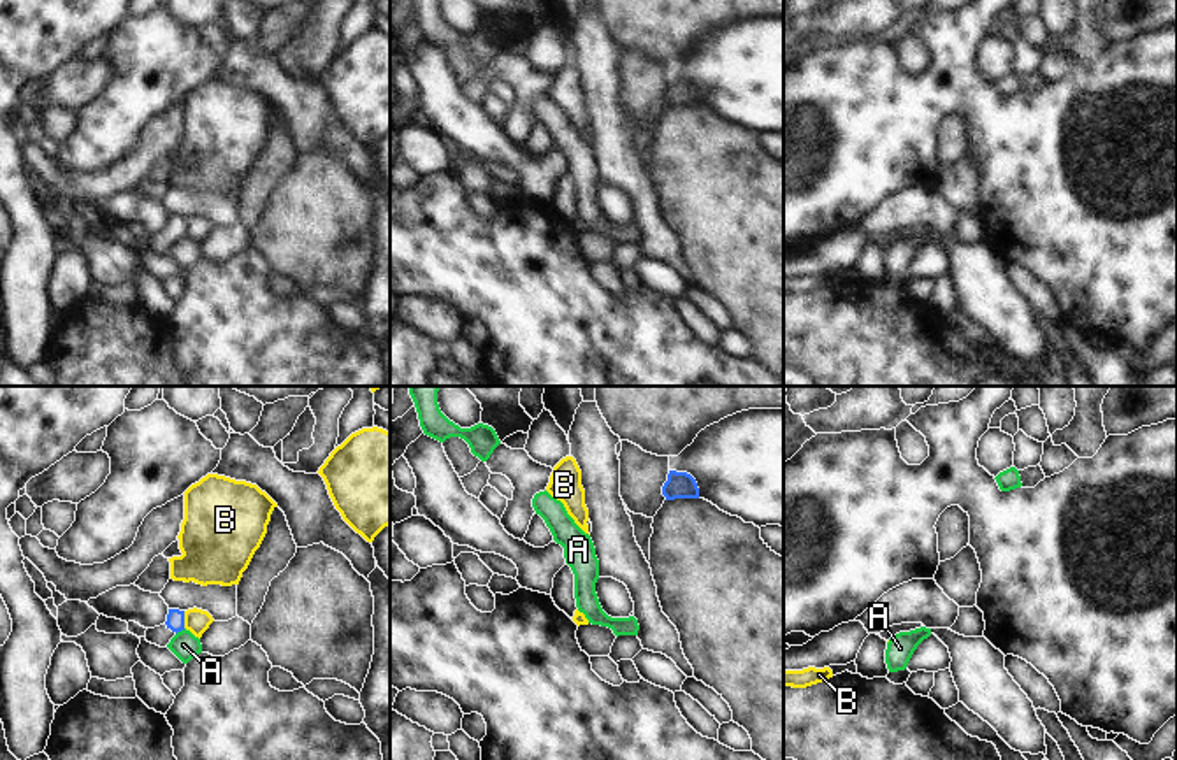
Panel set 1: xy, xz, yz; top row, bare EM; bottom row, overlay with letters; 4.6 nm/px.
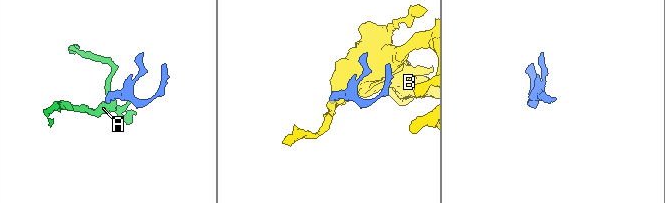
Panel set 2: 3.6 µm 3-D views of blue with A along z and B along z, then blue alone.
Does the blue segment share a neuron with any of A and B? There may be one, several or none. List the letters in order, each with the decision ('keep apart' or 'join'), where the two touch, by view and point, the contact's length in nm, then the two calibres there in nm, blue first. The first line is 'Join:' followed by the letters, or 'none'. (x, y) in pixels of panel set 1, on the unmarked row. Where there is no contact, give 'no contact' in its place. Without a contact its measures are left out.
Join: none
A: keep apart | xy (180, 237) | 50 nm | 80/120 nm
B: keep apart | xy (183, 227) | 80 nm | 80/110 nm

